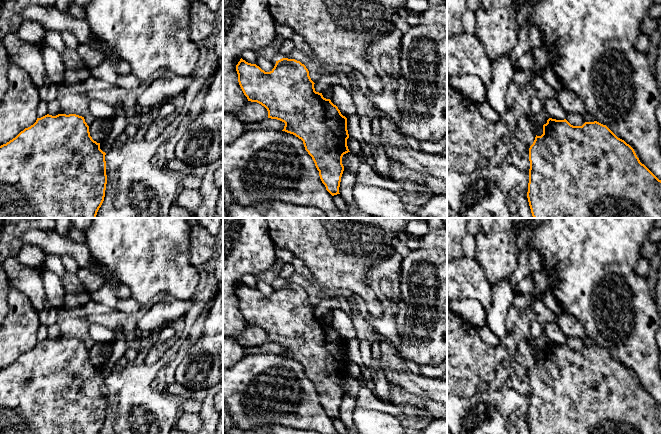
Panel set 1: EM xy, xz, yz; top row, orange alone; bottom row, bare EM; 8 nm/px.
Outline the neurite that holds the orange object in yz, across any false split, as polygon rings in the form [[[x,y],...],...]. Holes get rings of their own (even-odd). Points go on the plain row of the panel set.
[[[549,342],[543,349],[543,358],[535,361],[529,372],[529,407],[527,422],[531,434],[661,434],[661,404],[659,404],[637,381],[634,373],[618,362],[606,349],[597,345],[573,350],[566,343]]]

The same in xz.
[[[241,282],[236,295],[248,325],[264,330],[268,342],[285,347],[282,355],[303,365],[326,414],[332,420],[340,418],[342,381],[350,376],[347,342],[330,323],[315,315],[306,290],[282,282],[270,296],[265,296]]]

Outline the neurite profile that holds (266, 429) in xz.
[[[264,425],[252,429],[240,429],[232,426],[229,434],[321,434],[315,430],[297,429],[282,425]]]

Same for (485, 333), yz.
[[[487,324],[476,327],[476,330],[481,339],[489,346],[497,346],[500,344],[501,339],[491,331]]]

